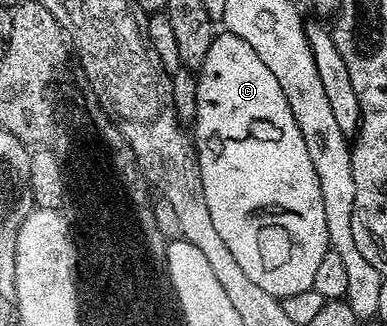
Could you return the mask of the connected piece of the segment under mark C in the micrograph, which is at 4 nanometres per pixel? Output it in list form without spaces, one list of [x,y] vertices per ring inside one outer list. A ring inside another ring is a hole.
[[[229,33],[215,34],[212,49],[208,49],[208,57],[204,57],[204,65],[197,71],[198,88],[196,89],[196,113],[192,120],[192,138],[198,153],[198,168],[204,185],[204,201],[208,201],[208,213],[212,213],[212,221],[224,245],[228,245],[232,257],[236,257],[236,265],[244,269],[244,273],[254,284],[260,285],[264,293],[275,295],[279,301],[296,293],[313,288],[316,269],[324,253],[330,250],[328,237],[328,221],[324,221],[324,197],[320,193],[320,181],[316,177],[316,169],[312,169],[312,157],[308,157],[308,145],[304,145],[304,133],[300,133],[300,125],[296,125],[296,117],[292,117],[292,109],[288,109],[288,97],[284,97],[284,89],[280,89],[280,81],[276,81],[272,69],[260,61],[256,49],[248,45],[240,37]]]

